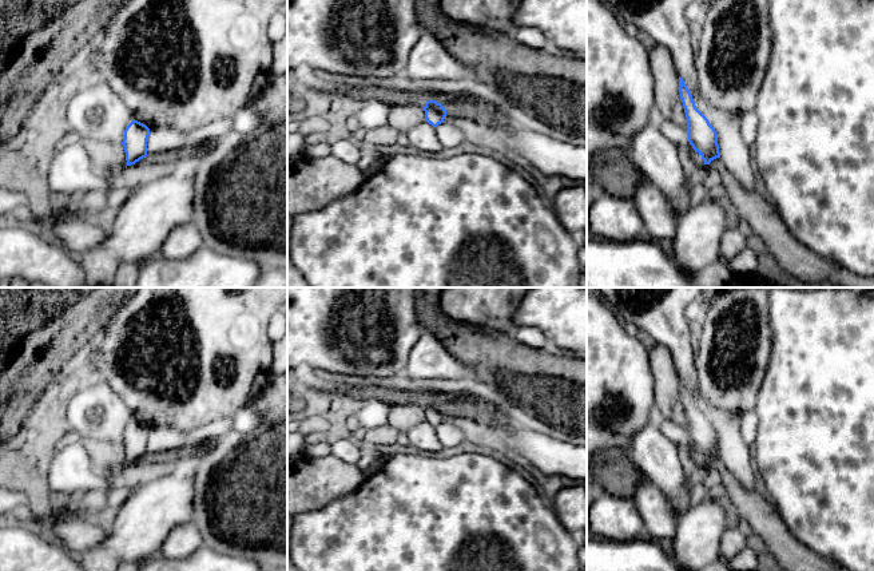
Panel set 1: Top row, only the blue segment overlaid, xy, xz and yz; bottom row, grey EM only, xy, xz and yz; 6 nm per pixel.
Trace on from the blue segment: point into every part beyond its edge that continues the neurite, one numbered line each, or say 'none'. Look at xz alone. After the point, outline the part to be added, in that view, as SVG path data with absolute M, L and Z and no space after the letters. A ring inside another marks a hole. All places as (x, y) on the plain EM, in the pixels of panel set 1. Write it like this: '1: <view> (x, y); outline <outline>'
none

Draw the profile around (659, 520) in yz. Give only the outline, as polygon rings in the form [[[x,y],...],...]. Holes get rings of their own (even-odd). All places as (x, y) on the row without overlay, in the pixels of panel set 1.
[[[644,475],[633,500],[643,520],[645,538],[658,542],[674,538],[679,519],[664,495]]]

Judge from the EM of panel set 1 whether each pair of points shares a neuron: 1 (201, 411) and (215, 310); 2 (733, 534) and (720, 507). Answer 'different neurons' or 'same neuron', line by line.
1: same neuron
2: different neurons

